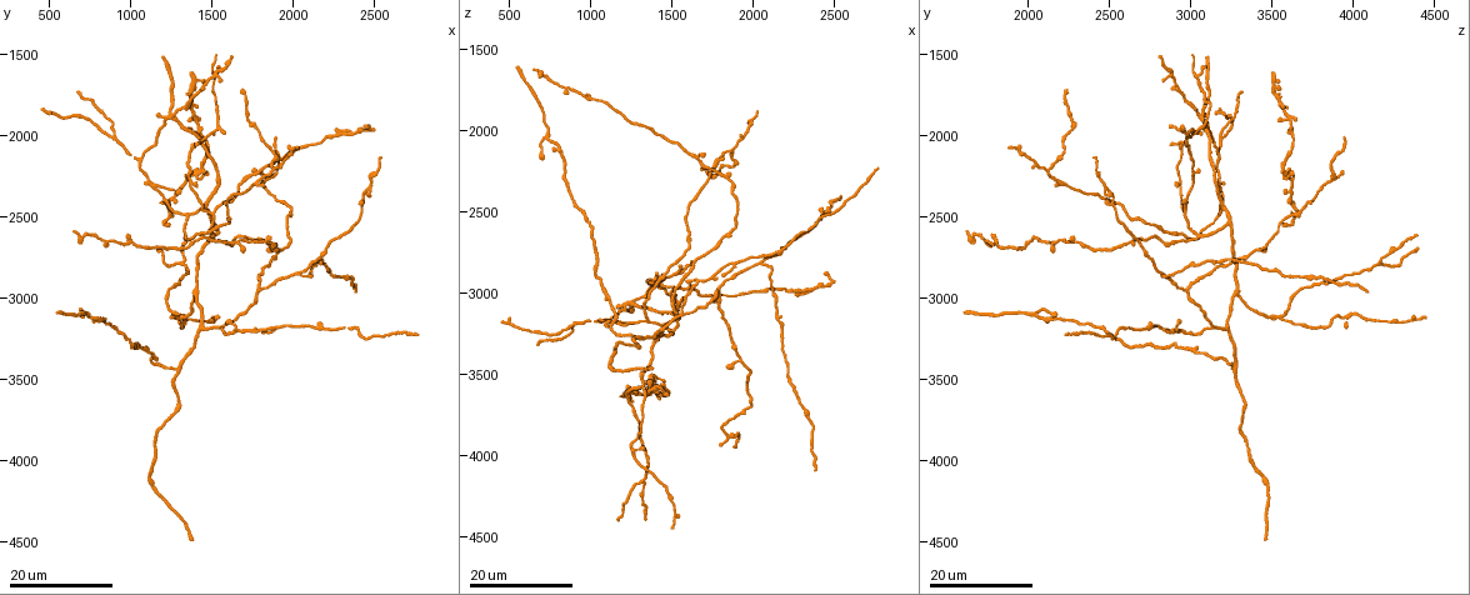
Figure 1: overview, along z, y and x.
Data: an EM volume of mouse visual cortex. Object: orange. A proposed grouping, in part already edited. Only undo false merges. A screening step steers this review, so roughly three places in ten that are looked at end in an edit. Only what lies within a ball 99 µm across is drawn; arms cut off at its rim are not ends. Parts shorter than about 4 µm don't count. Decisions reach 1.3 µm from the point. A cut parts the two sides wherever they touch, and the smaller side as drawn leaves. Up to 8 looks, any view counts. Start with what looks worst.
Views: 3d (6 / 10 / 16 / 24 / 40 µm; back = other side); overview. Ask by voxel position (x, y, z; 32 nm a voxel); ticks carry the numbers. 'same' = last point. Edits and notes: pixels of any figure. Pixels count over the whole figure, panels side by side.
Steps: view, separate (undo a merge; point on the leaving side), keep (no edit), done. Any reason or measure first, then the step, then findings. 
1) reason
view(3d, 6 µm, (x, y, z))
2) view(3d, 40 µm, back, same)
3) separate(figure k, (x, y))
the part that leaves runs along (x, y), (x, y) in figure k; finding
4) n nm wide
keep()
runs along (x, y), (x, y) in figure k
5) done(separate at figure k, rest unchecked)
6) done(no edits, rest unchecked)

arms part here
view(3d, 24 µm, (880, 2020, 3200))

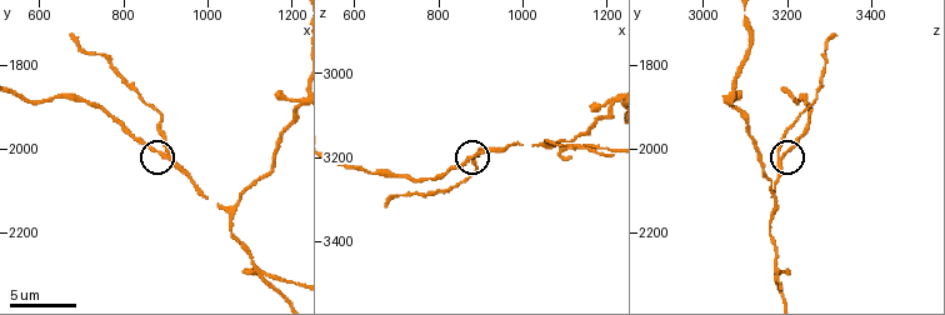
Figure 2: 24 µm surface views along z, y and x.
view(3d, 10 µm, (890, 2020, 3185))

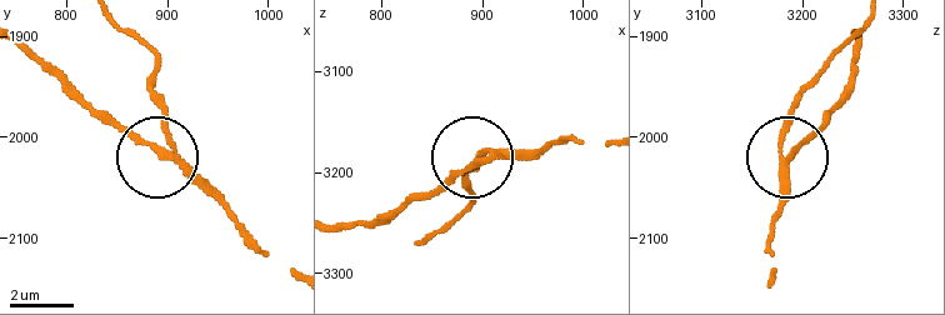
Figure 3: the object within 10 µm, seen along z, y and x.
3 arms
separate(figure 3, (168, 115))
the part that leaves runs along (181, 159), (151, 80), (154, 56), (116, 24) in figure 3; a second neuron is stuck on

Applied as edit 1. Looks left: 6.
redraw
view(overview)

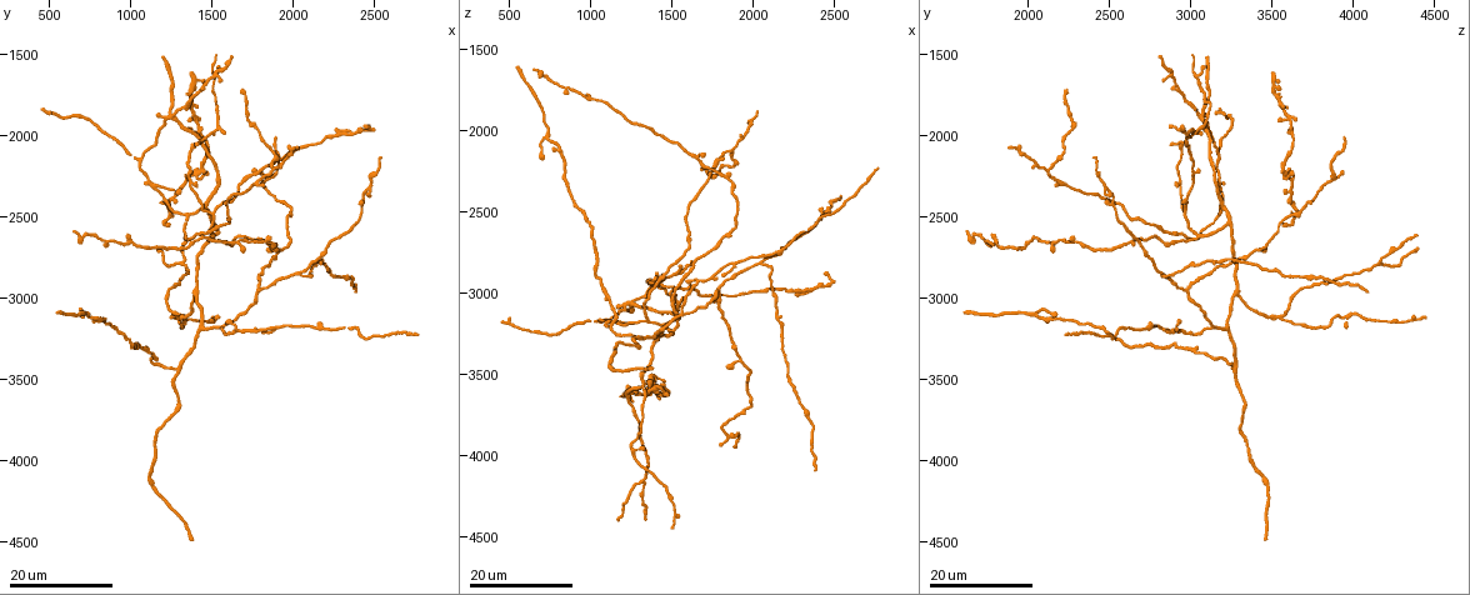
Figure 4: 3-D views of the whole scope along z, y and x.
four arms meet
view(3d, 24 µm, (1240, 1880, 3060))

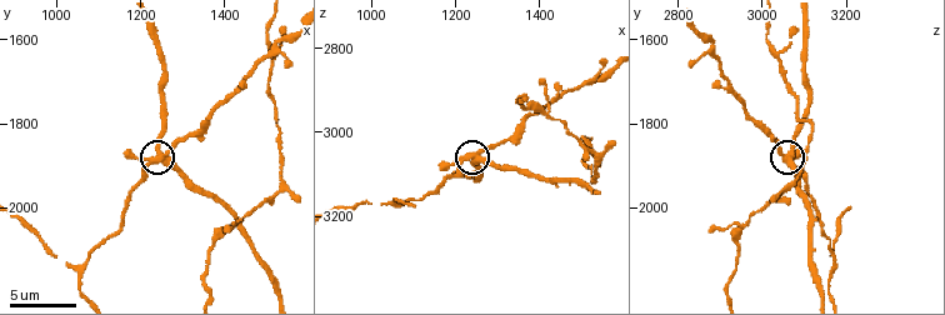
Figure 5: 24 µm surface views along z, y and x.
view(3d, 10 µm, (1255, 1870, 3055))

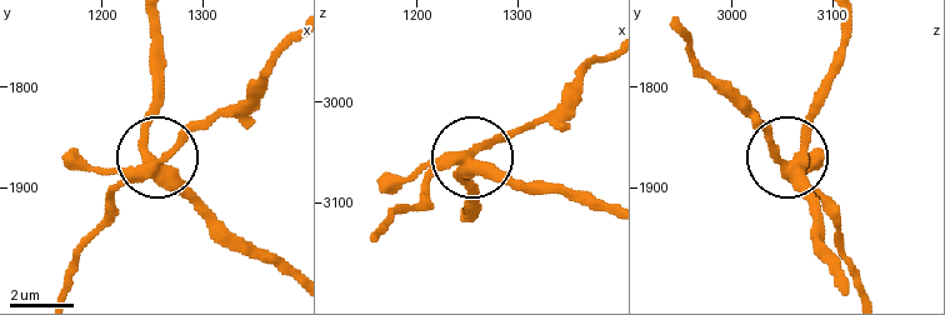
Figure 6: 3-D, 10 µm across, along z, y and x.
keep()
runs along (289, 275), (256, 256), (151, 151), (144, 119), (151, 81) in figure 6; continuous, no second neuron

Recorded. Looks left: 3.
branch point
view(3d, 24 µm, (1500, 2460, 2960))

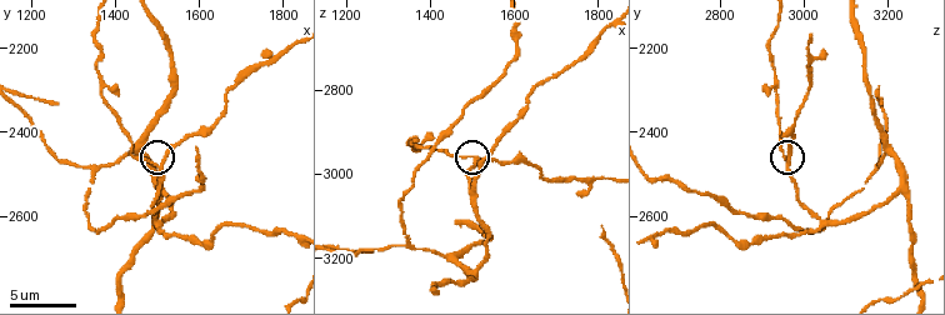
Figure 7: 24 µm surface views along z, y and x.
view(3d, 10 µm, (1515, 2480, 2960))

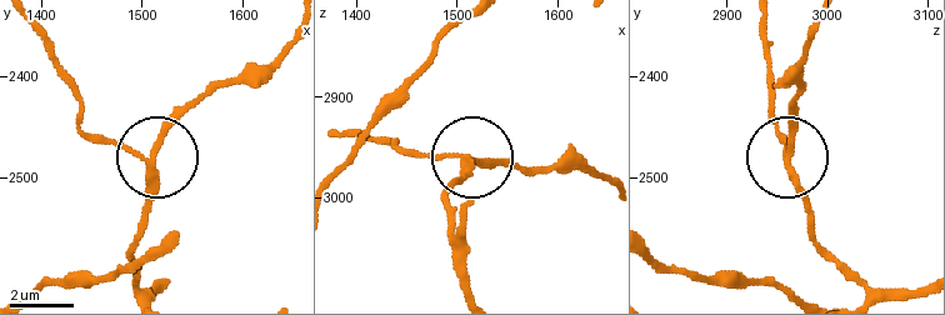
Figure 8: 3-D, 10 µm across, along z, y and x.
3 arms
keep()
runs along (471, 290), (449, 201), (469, 161), (401, 153) in figure 8; continuous, no second neuron

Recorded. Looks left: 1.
arms part here
view(3d, 6 µm, (1500, 2620, 3045))

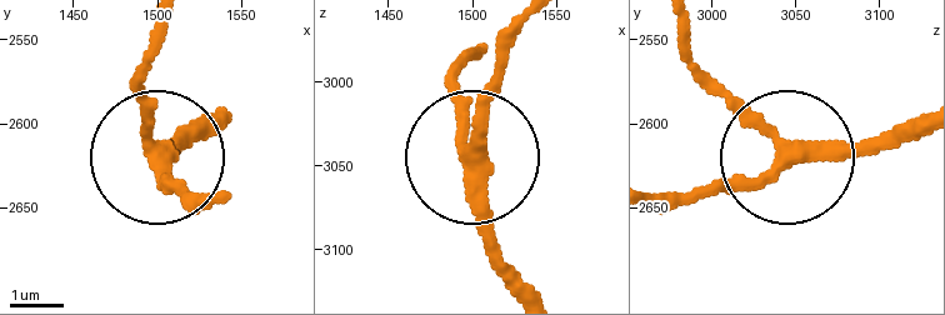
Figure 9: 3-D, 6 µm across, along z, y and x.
3 arms
keep()
one neuron here

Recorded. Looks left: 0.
done(separate at figure 3, rest unchecked)

